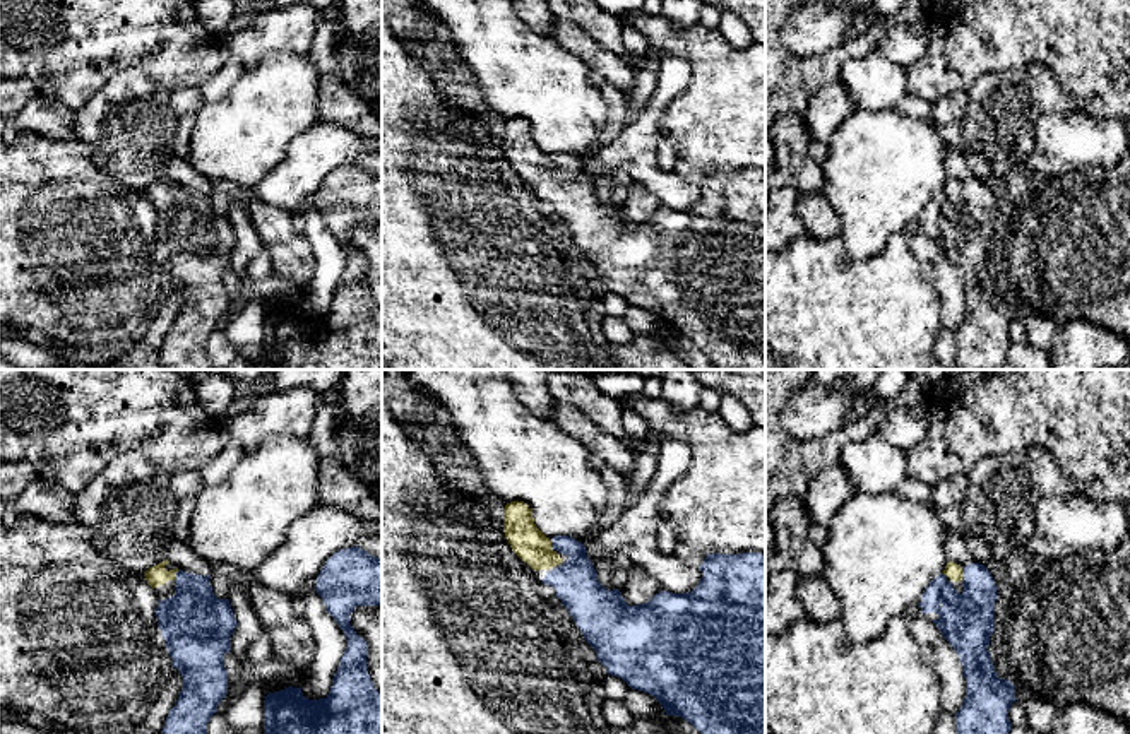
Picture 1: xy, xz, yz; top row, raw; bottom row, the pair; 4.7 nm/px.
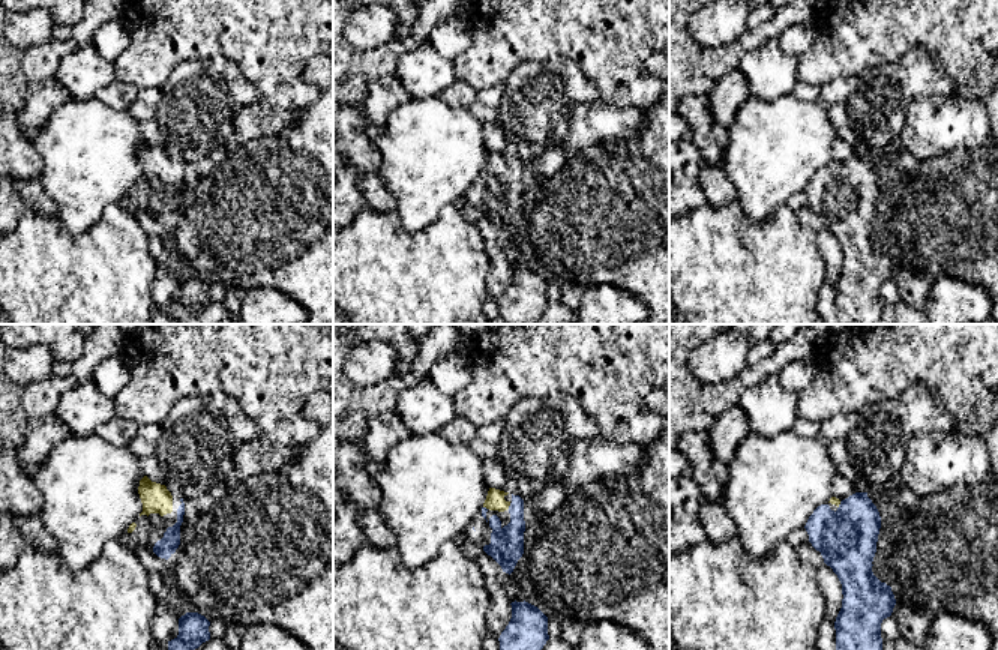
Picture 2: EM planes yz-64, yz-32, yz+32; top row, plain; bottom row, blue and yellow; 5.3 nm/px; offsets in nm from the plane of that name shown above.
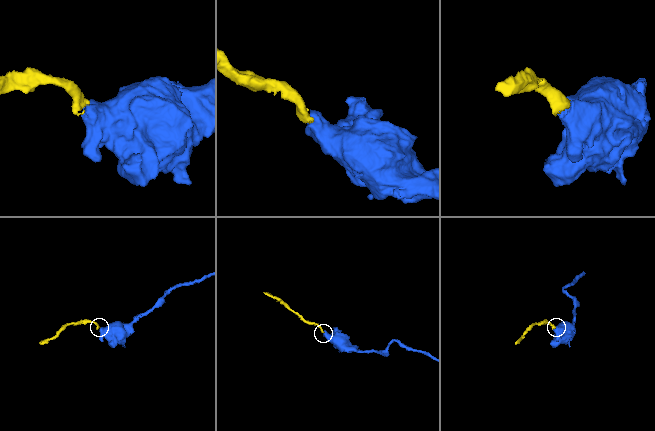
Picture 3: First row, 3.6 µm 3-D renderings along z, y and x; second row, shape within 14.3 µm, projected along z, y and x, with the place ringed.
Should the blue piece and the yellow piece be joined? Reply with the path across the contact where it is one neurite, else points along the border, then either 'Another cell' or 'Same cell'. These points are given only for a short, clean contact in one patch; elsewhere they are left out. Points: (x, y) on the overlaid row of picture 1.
Path across: xy (196, 625), (194, 592), (177, 575), (156, 575). Same cell

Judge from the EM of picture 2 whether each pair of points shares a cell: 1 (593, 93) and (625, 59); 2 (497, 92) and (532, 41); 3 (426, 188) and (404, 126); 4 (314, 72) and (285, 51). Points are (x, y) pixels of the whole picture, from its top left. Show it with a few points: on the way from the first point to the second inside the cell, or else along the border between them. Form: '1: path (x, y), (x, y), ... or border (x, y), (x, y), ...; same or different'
1: border (575, 60), (601, 96); different
2: border (503, 81), (477, 90); different
3: path (426, 173), (426, 149), (419, 141); same
4: border (315, 54), (300, 75); different

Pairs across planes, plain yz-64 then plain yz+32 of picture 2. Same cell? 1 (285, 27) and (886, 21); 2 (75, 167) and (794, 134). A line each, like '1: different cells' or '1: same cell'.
1: same cell
2: same cell

